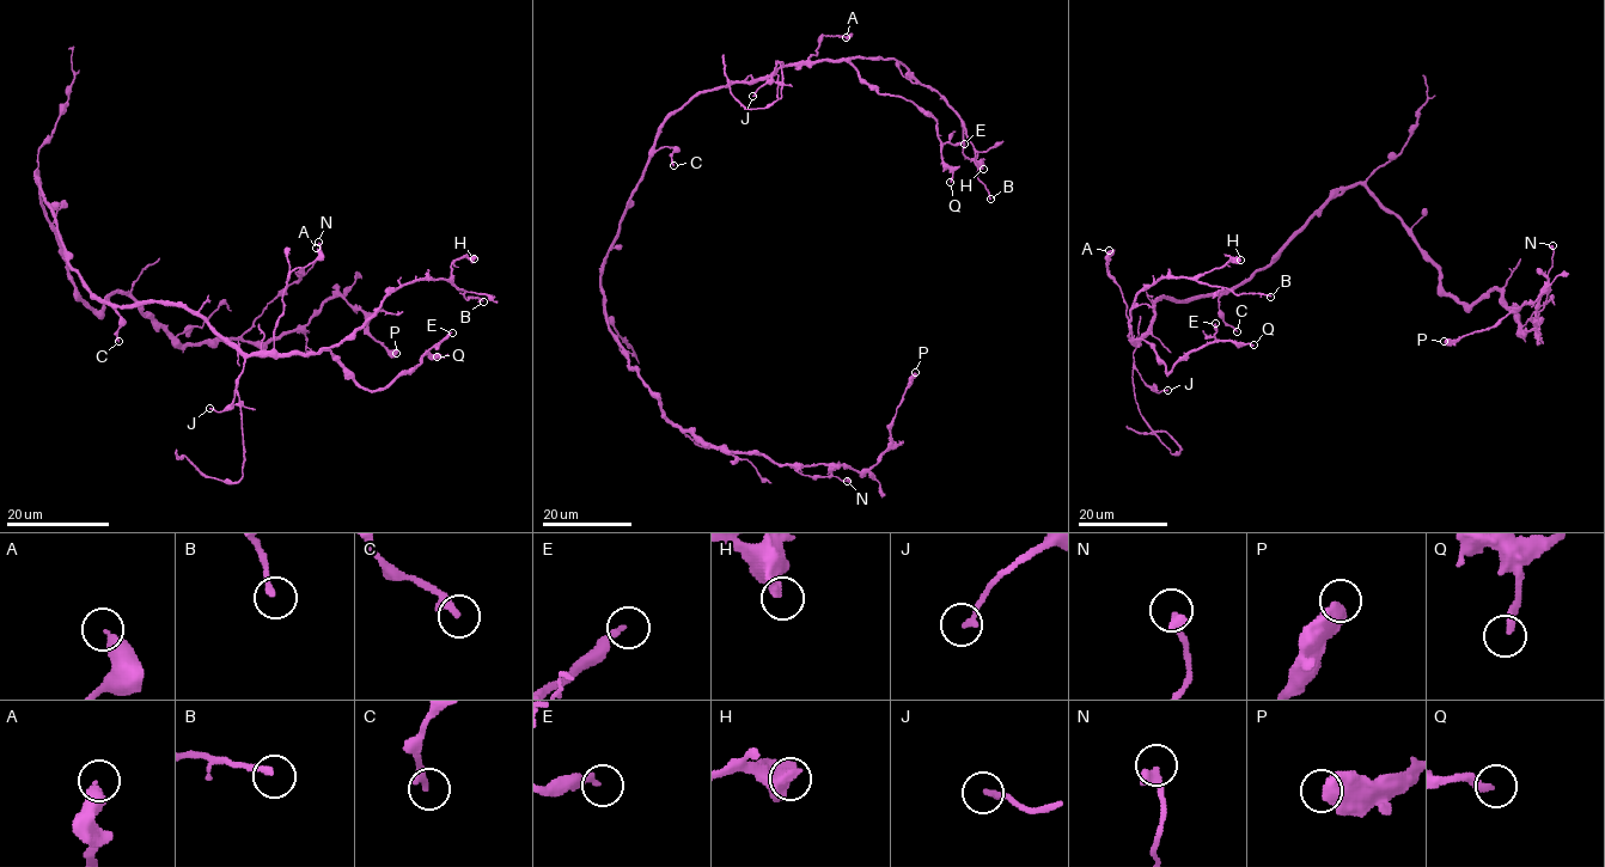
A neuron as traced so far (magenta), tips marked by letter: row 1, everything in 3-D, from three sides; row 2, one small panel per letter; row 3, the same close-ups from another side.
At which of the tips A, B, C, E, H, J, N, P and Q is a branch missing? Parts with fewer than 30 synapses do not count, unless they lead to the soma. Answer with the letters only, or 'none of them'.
none of them

